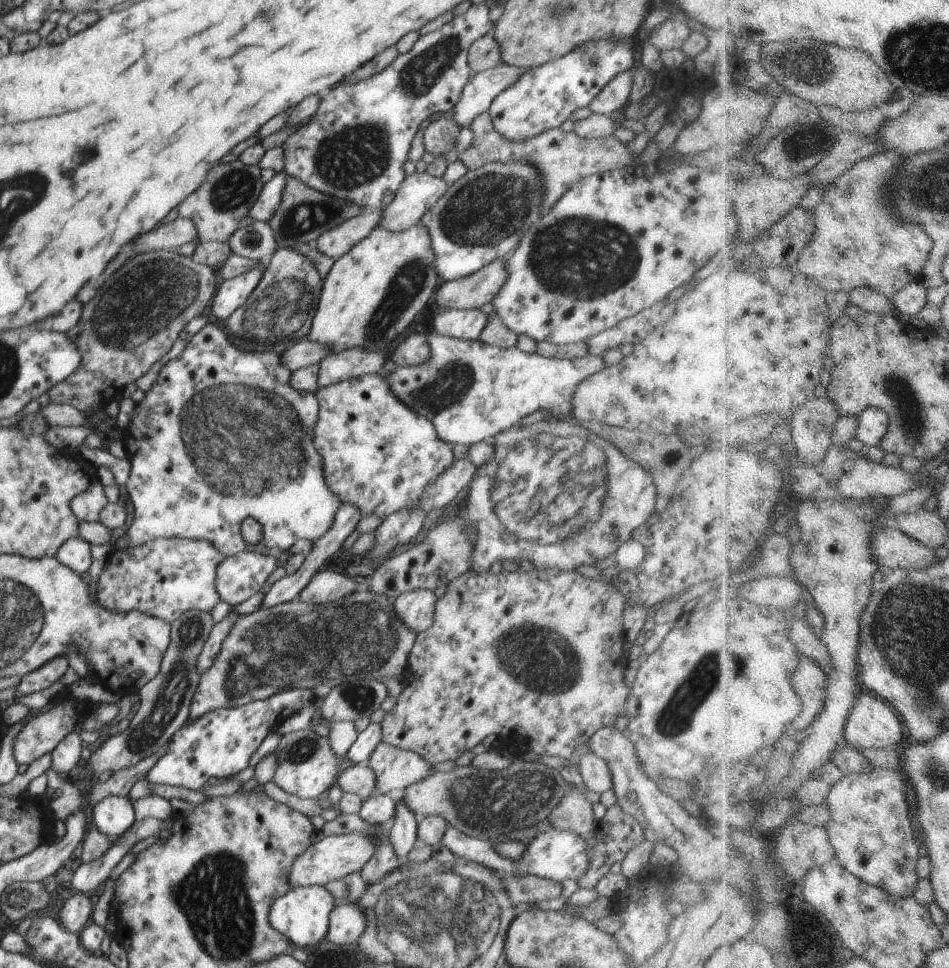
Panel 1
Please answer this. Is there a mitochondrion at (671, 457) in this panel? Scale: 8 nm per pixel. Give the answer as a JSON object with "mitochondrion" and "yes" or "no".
{"mitochondrion":"yes"}

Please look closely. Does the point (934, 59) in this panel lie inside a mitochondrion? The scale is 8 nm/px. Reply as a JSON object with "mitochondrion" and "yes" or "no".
{"mitochondrion":"yes"}

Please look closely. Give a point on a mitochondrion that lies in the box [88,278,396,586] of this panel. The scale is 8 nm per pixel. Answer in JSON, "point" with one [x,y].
{"point":[244,442]}

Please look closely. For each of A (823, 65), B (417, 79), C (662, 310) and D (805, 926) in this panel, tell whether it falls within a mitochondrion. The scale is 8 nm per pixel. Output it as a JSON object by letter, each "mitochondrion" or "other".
{"A":"mitochondrion","B":"mitochondrion","C":"other","D":"other"}

